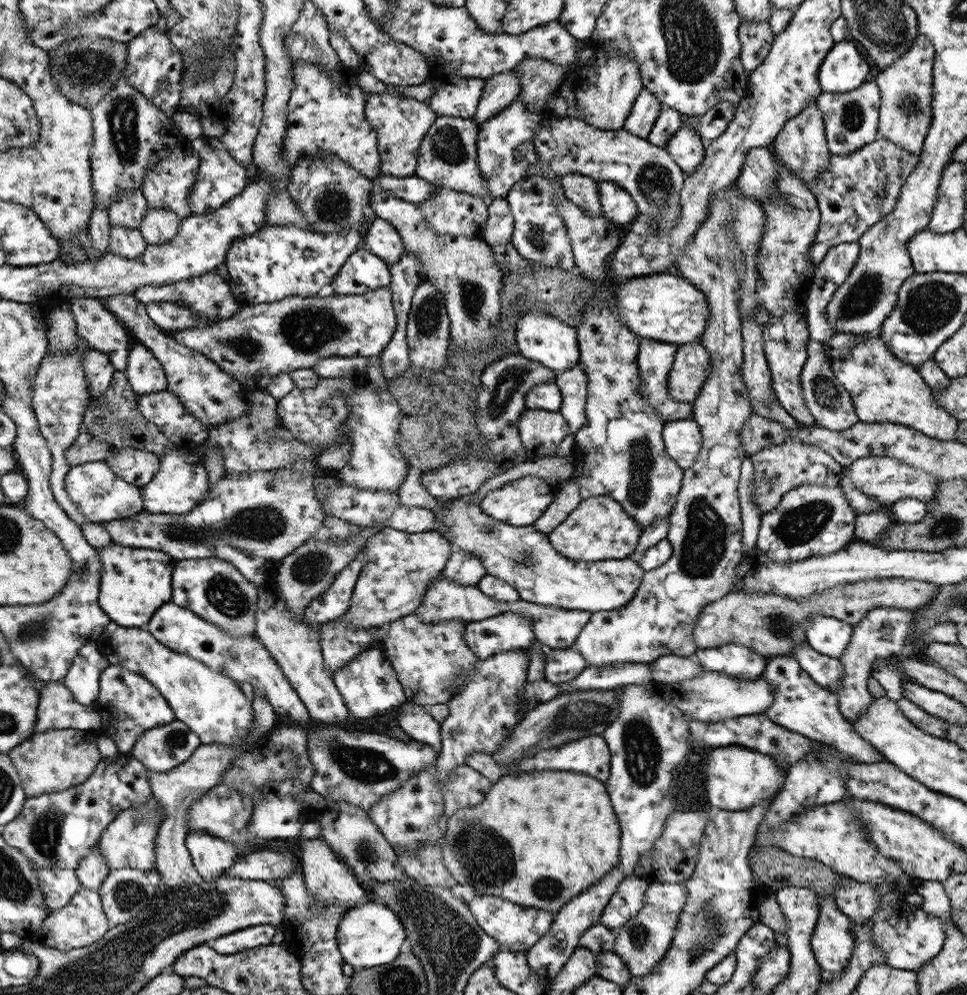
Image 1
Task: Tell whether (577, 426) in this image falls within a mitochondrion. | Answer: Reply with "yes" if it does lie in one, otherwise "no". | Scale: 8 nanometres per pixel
no

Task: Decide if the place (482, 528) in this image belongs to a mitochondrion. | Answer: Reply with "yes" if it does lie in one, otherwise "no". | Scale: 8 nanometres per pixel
yes

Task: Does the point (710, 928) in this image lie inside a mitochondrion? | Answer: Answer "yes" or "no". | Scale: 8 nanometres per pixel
yes

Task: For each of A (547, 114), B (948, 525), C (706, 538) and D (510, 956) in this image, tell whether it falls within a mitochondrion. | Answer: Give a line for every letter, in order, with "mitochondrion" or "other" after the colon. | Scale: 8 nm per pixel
A: other
B: mitochondrion
C: mitochondrion
D: other

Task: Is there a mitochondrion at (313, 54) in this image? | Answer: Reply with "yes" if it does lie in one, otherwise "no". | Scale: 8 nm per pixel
yes

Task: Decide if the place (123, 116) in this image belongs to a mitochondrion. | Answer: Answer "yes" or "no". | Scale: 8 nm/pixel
yes

